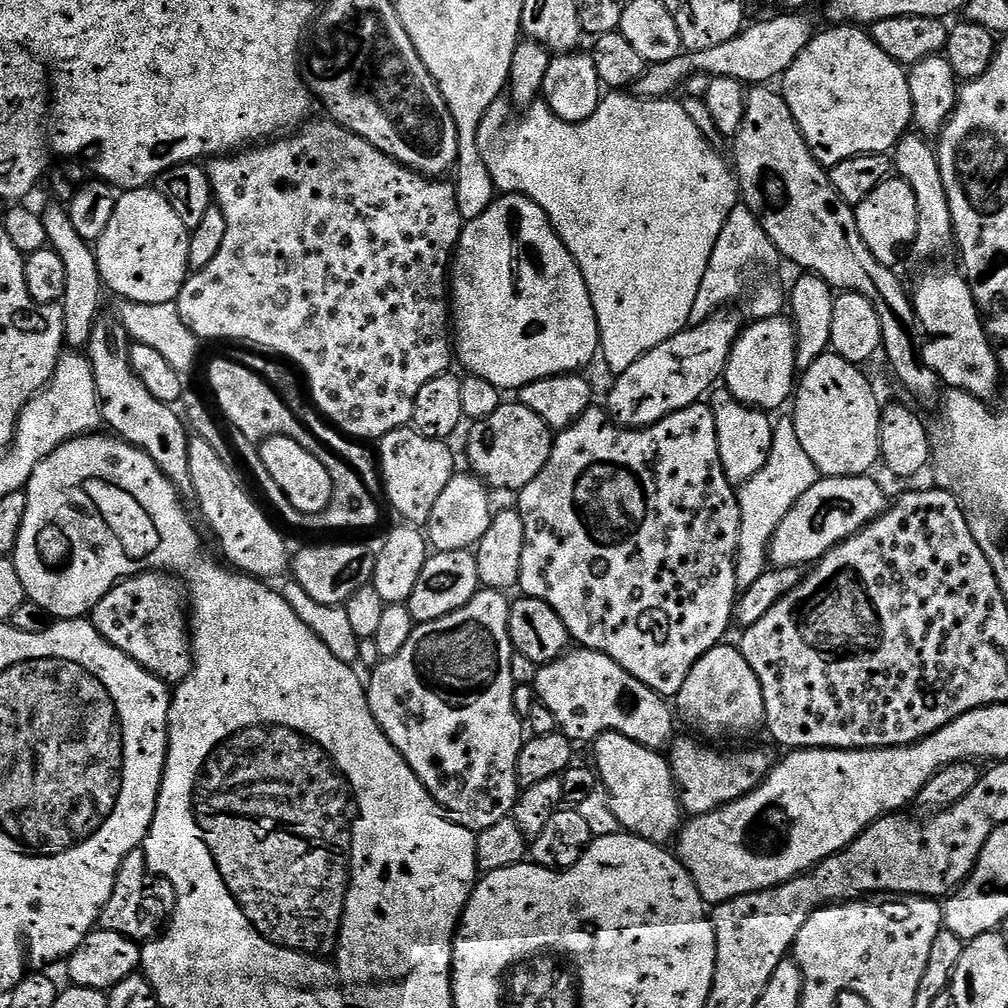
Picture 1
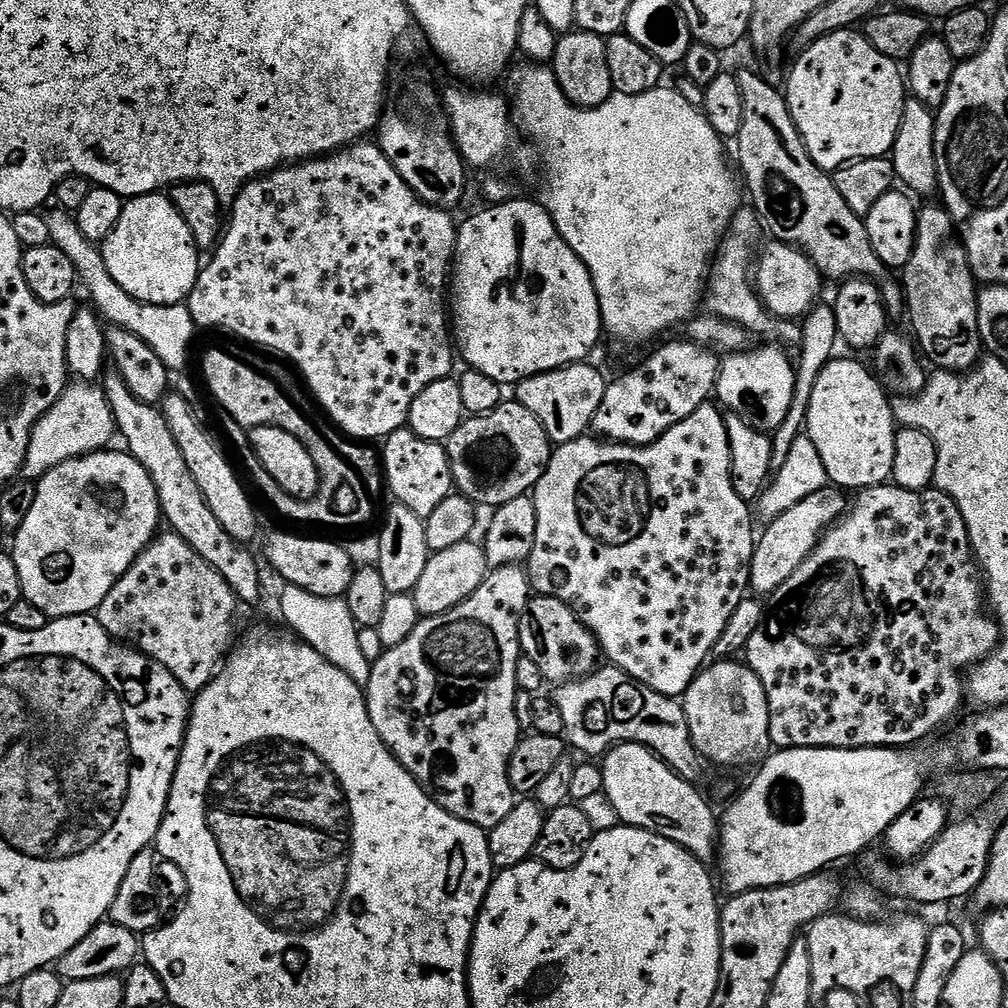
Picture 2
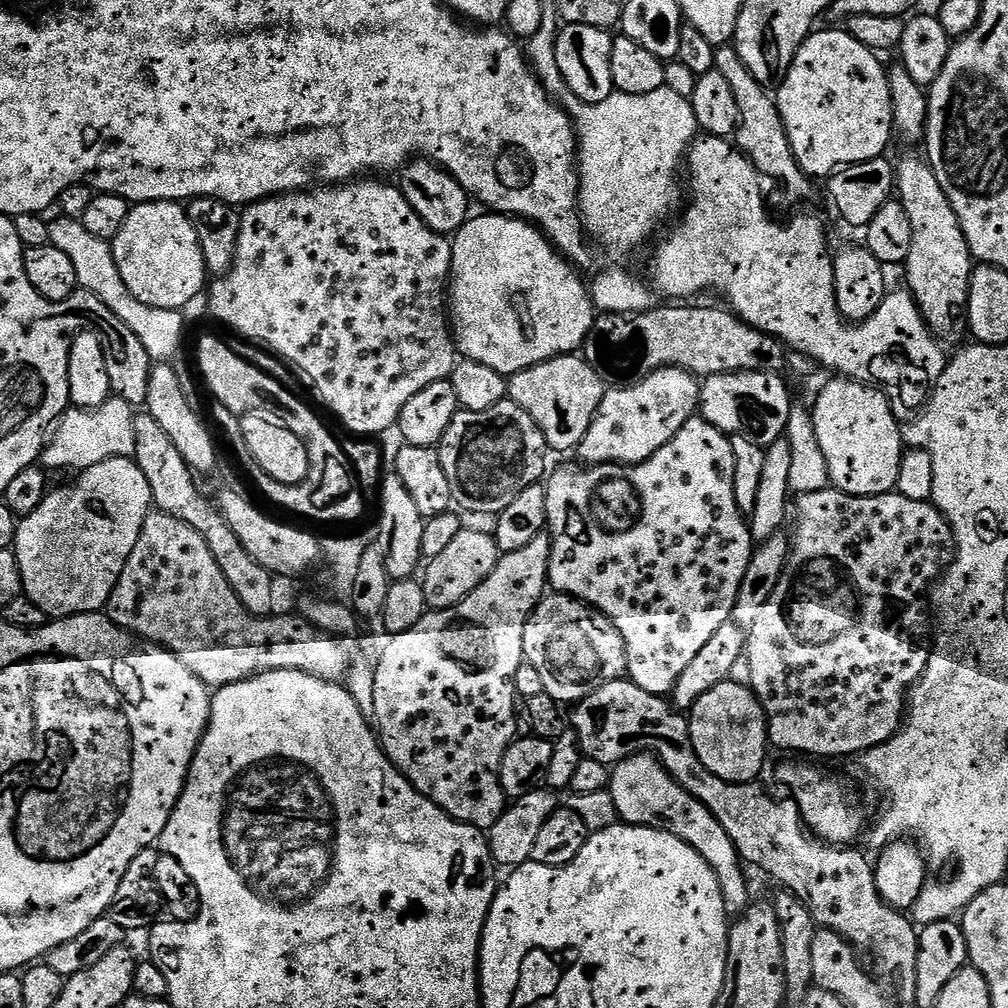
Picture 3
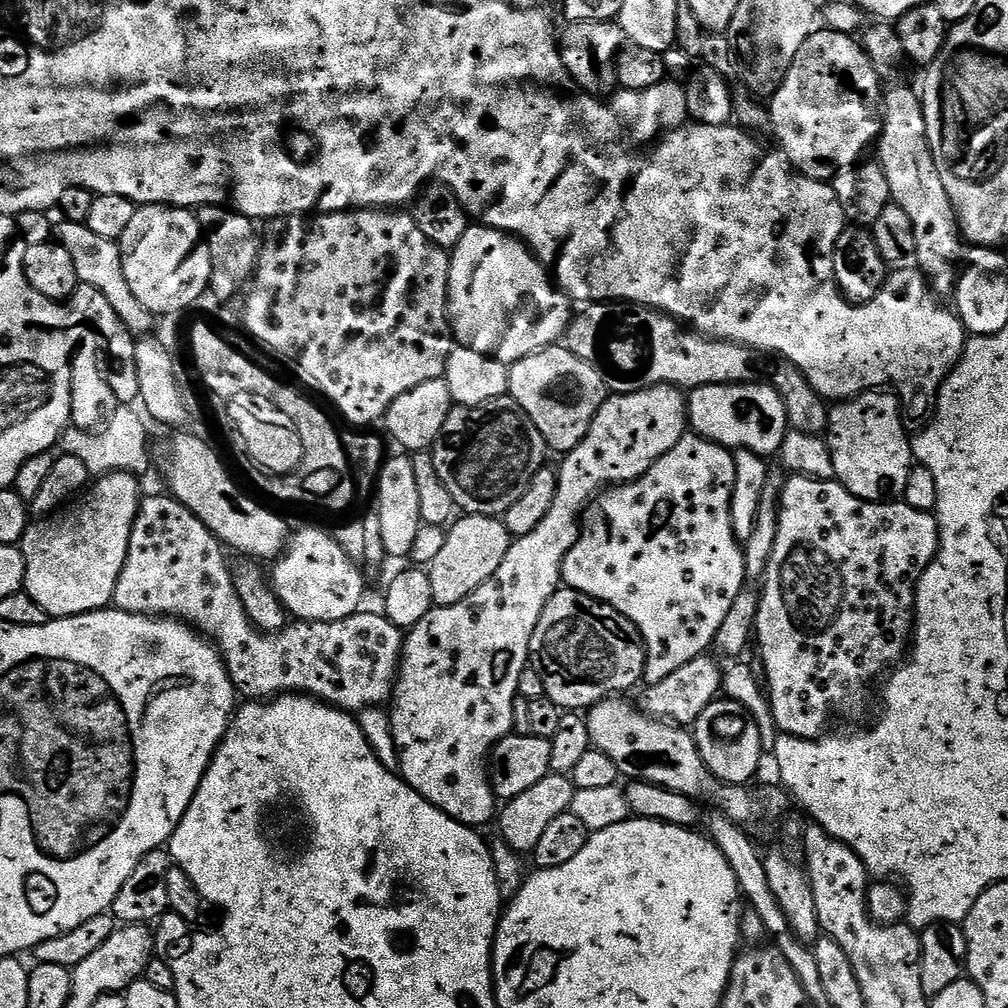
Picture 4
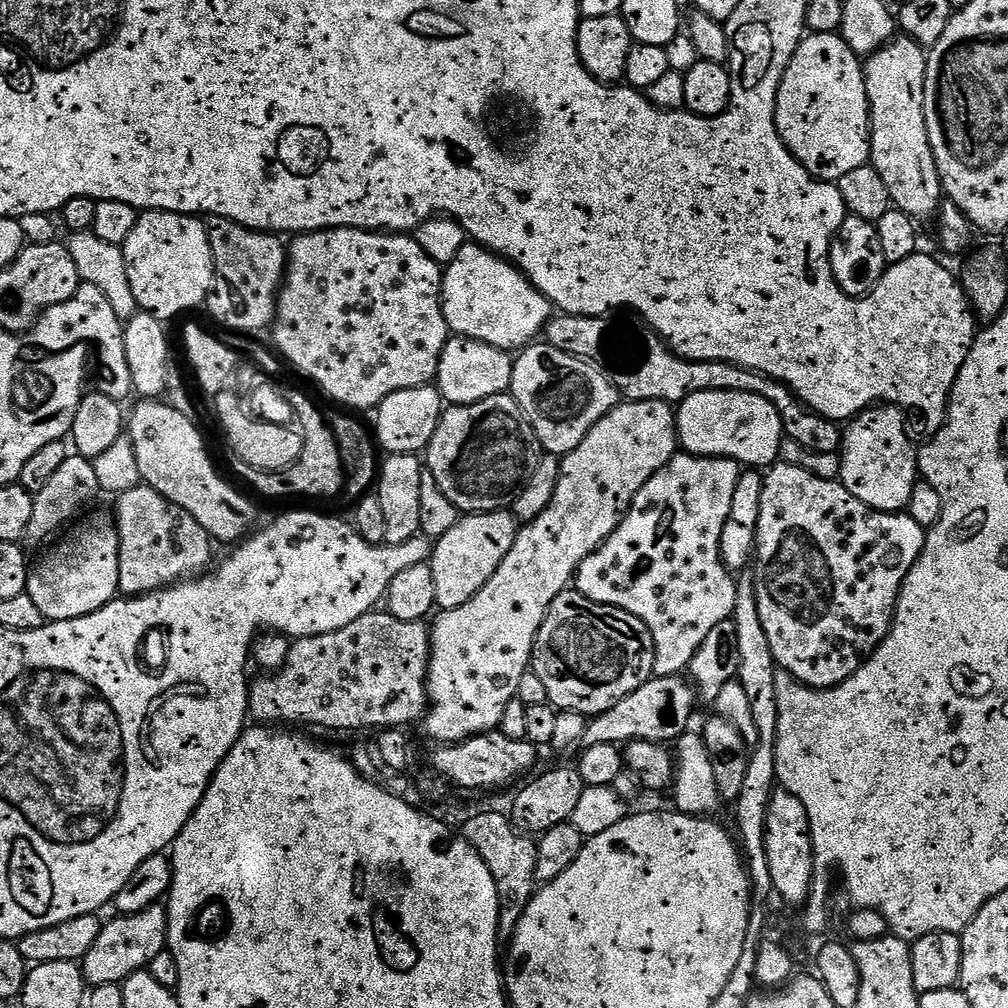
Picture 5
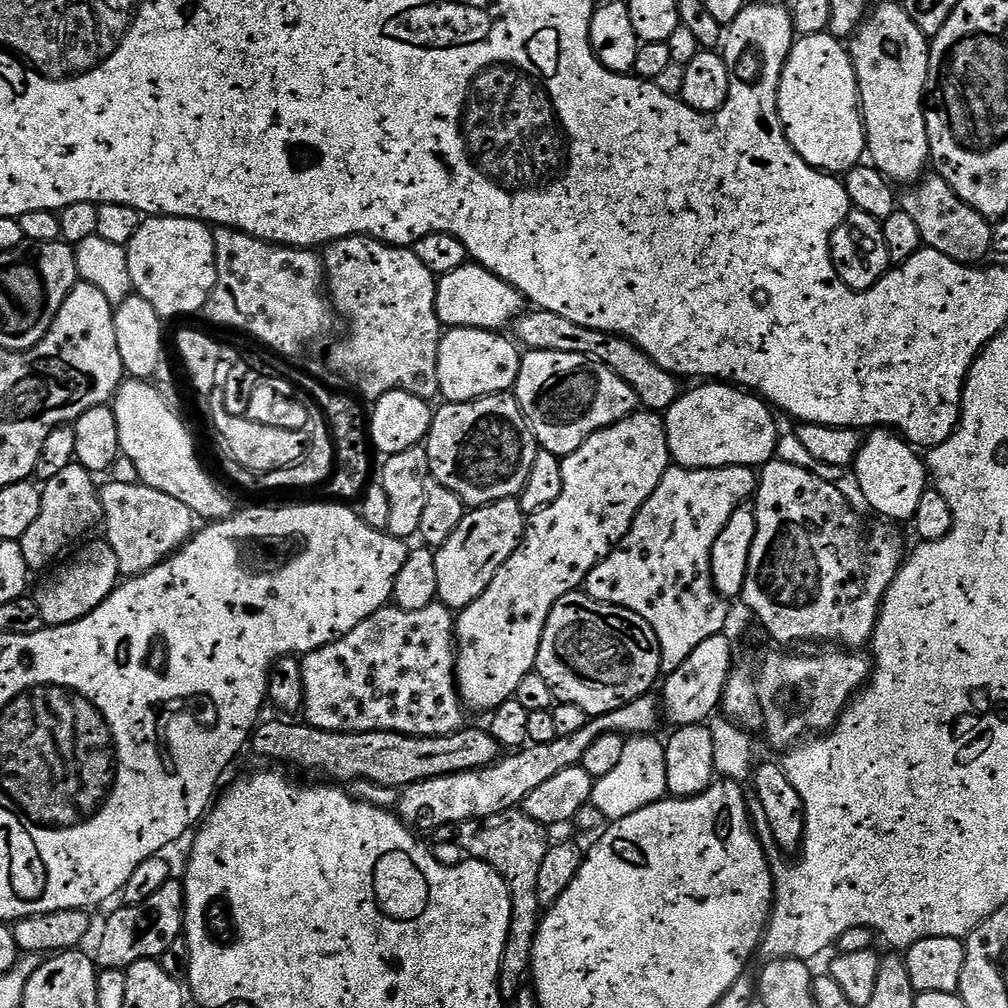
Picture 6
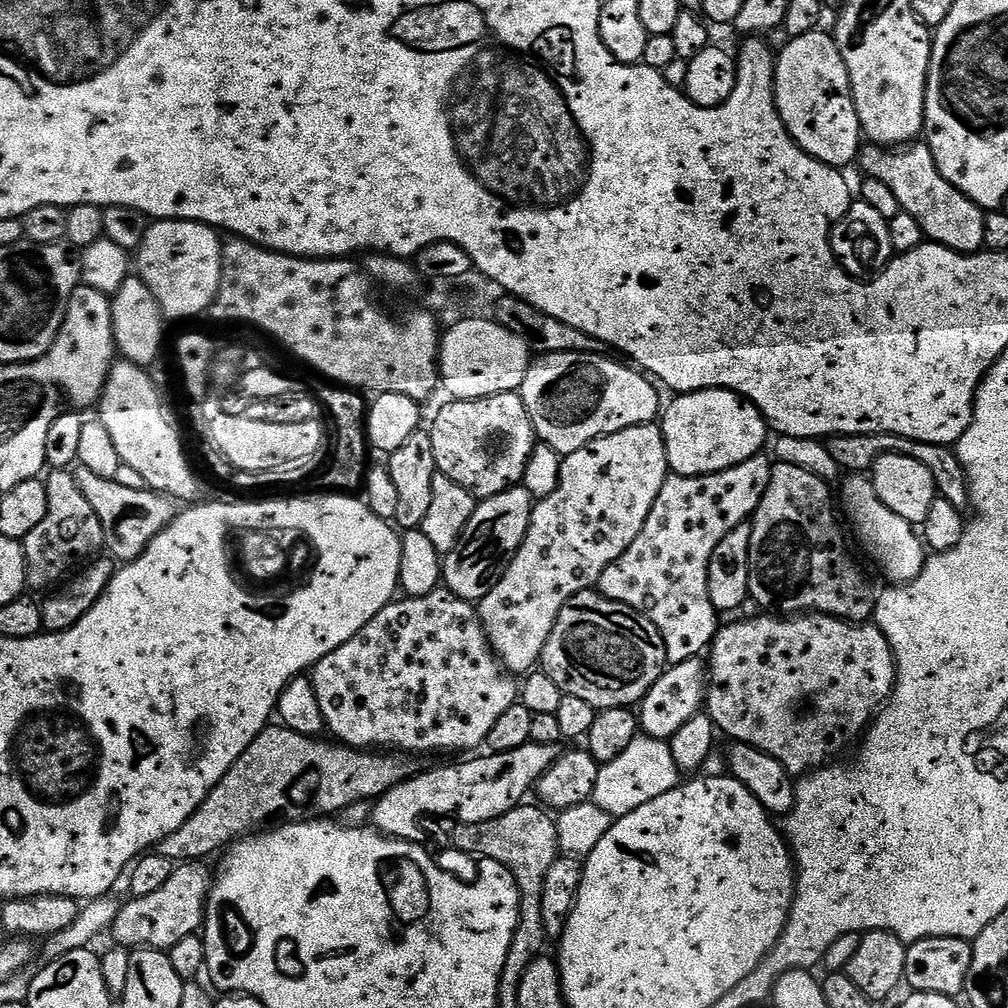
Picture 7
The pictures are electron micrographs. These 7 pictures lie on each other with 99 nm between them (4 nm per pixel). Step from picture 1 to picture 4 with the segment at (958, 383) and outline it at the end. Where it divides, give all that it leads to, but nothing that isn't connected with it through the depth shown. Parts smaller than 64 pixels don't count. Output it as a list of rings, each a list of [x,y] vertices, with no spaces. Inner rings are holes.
[[[904,82],[893,83],[889,88],[892,89],[889,92],[887,89],[882,96],[878,162],[882,170],[886,170],[892,203],[902,206],[902,210],[910,214],[915,236],[917,269],[930,281],[936,295],[951,295],[955,291],[958,277],[956,261],[961,251],[960,244],[962,245],[956,211],[950,202],[950,194],[946,194],[946,186],[942,186],[942,178],[930,150],[924,106],[917,89],[915,92],[914,89],[907,88]]]

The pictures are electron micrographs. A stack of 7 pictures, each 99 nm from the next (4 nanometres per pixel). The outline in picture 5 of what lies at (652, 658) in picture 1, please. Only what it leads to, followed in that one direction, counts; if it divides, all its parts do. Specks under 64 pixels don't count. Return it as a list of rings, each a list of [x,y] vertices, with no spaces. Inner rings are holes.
[[[687,454],[673,456],[672,461],[666,466],[662,466],[662,470],[658,470],[658,474],[654,474],[654,478],[650,478],[650,482],[646,482],[646,486],[642,486],[642,490],[634,498],[634,502],[628,508],[628,513],[624,515],[624,520],[614,530],[614,534],[606,540],[597,552],[584,559],[582,566],[575,574],[575,591],[599,604],[626,610],[630,614],[634,614],[634,618],[642,618],[642,622],[646,622],[646,626],[654,638],[654,650],[656,651],[654,673],[657,676],[681,675],[691,665],[694,654],[698,654],[702,642],[706,642],[706,634],[710,634],[710,630],[714,630],[714,626],[733,619],[737,577],[729,572],[727,566],[721,562],[720,543],[722,542],[722,526],[726,526],[726,518],[730,514],[730,502],[734,498],[734,488],[738,486],[741,471],[741,465],[737,464],[735,460],[721,460],[714,456],[689,456]]]

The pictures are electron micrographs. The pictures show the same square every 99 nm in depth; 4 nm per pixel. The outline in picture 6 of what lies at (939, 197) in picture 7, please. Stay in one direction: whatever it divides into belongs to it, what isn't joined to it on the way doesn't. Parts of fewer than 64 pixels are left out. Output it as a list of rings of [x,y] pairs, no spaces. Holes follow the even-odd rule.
[[[928,174],[919,182],[905,187],[898,200],[899,211],[910,214],[918,226],[918,234],[922,234],[922,245],[938,250],[938,254],[946,254],[946,258],[954,258],[954,262],[969,266],[979,265],[992,252],[993,221],[988,220],[974,206],[966,206],[954,190],[950,190],[950,182],[935,174]]]

